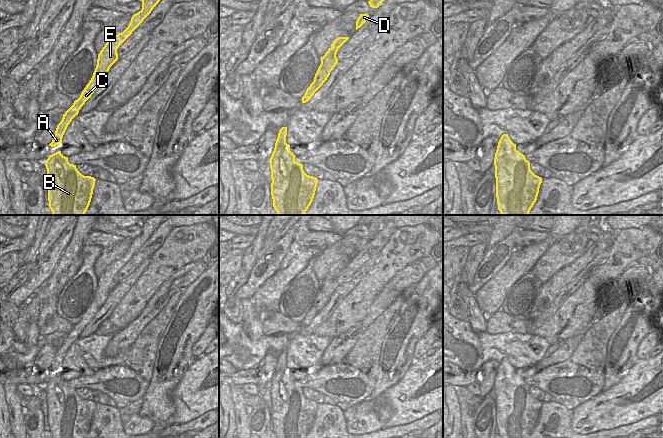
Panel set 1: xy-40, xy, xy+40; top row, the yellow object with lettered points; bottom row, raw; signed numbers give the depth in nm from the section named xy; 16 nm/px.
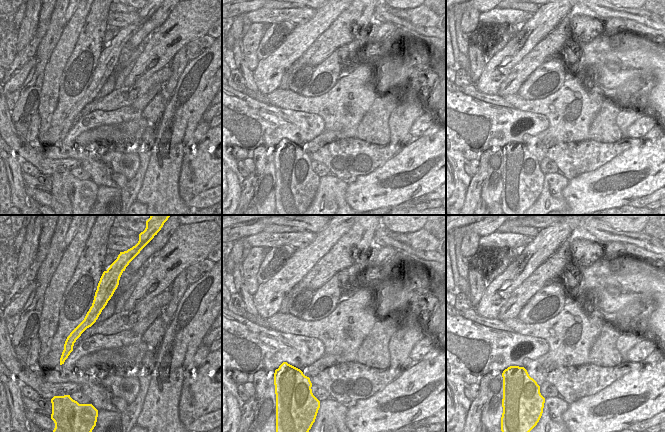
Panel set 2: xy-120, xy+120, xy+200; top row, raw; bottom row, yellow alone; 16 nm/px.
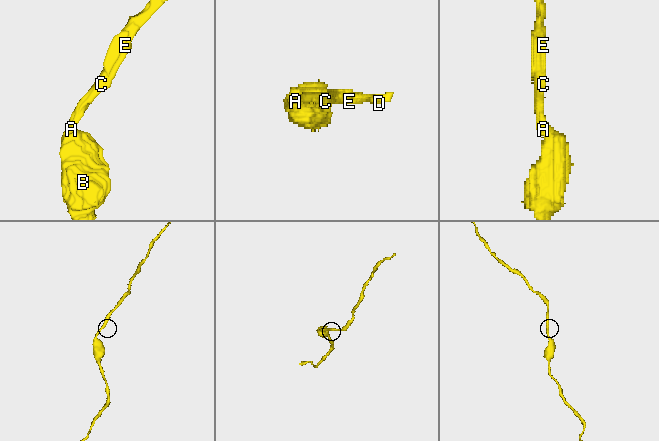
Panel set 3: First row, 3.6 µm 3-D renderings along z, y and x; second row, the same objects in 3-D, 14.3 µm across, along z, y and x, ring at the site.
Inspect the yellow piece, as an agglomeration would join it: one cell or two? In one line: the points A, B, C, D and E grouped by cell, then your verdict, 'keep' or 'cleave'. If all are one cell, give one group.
A B C D E | keep

